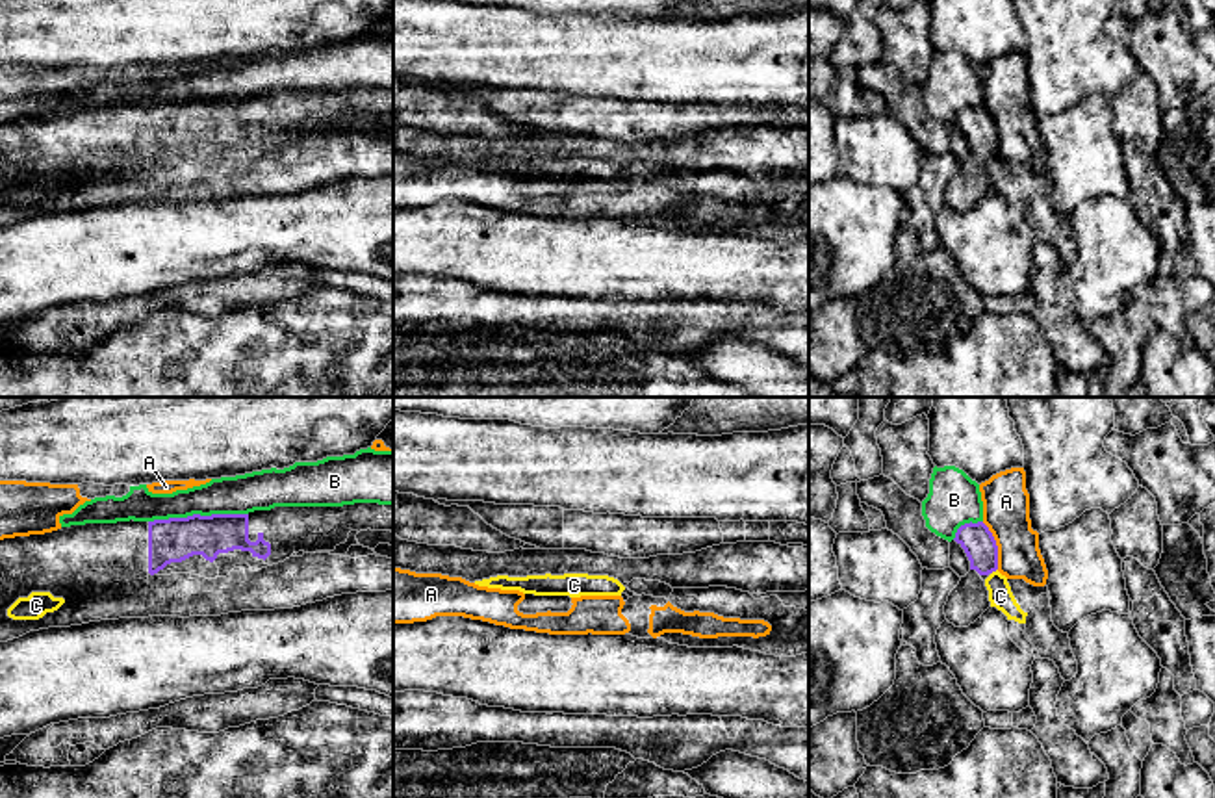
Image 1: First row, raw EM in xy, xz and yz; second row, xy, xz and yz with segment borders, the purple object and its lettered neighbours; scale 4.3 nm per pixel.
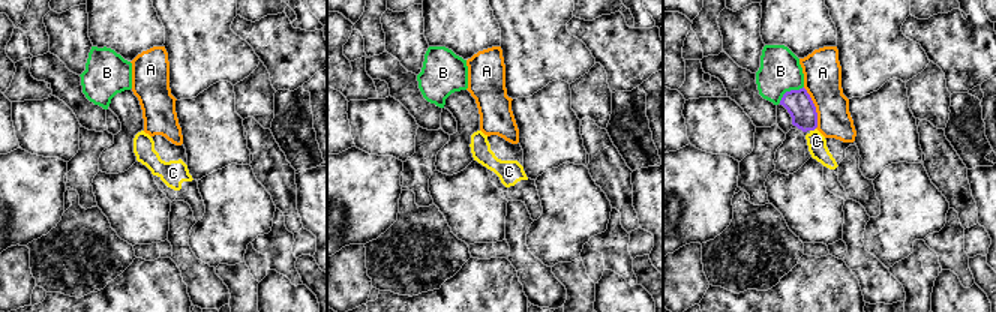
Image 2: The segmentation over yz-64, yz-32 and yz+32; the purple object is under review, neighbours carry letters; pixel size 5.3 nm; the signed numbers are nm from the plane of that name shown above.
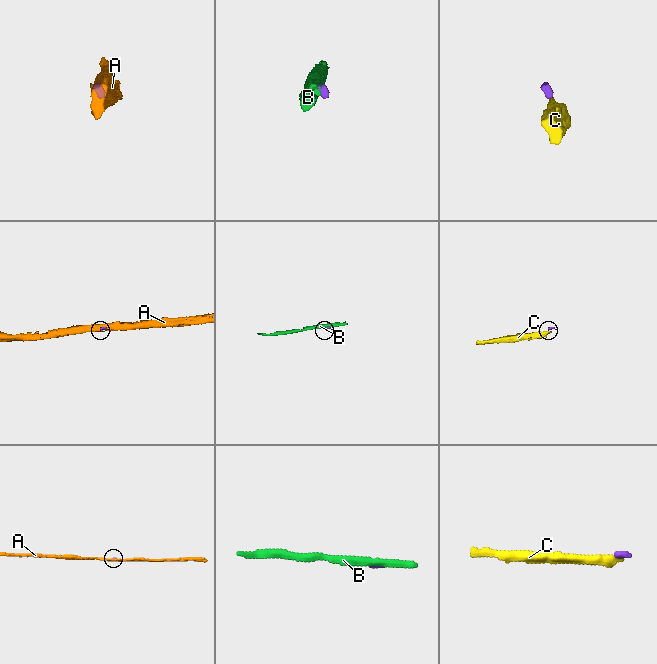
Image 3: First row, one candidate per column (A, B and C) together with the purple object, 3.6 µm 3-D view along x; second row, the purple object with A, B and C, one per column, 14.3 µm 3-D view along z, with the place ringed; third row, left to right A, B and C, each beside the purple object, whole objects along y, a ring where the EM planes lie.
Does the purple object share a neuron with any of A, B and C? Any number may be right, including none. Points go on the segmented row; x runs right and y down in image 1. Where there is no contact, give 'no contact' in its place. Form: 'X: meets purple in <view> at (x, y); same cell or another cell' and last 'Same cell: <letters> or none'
A: meets purple in yz at (997, 546); another cell
B: meets purple in xy at (197, 514); another cell
C: meets purple in yz at (993, 570); another cell
Same cell: none

